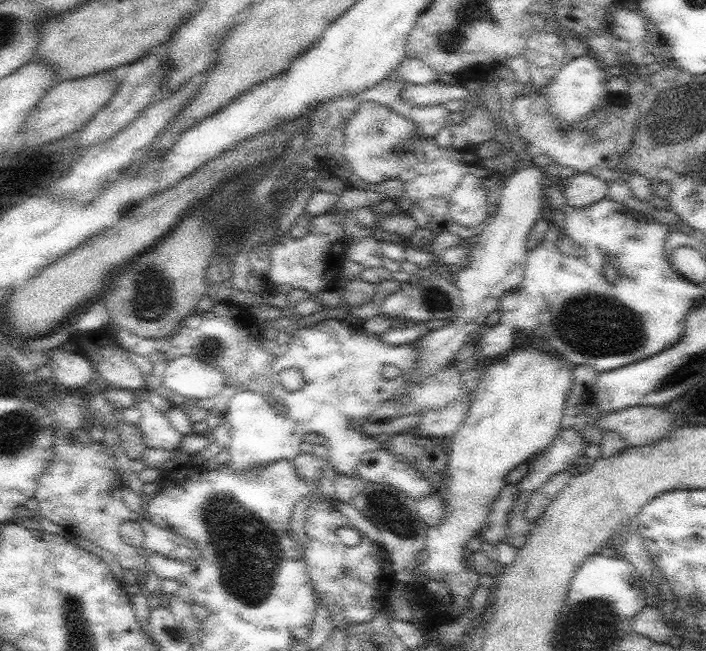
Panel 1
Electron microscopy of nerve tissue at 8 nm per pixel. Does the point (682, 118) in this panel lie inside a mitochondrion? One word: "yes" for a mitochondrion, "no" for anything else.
yes

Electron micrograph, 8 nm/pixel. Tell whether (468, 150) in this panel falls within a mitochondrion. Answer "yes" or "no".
no

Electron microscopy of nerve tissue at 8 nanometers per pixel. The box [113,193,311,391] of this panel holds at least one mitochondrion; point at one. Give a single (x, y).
(152, 297)

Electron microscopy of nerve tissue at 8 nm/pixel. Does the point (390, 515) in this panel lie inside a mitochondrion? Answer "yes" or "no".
yes

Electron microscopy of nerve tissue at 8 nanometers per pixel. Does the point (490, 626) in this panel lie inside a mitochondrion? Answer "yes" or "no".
no

